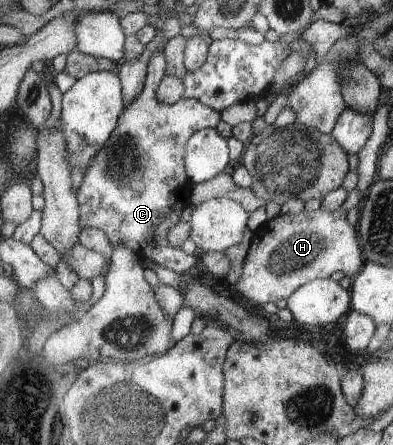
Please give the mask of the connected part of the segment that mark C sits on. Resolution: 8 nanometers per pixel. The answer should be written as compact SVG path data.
M164 51L156 53L150 61L144 89L138 99L127 105L120 115L118 127L112 137L104 143L102 151L96 155L92 166L84 172L82 184L77 190L80 206L80 225L83 229L101 229L108 235L112 247L126 245L136 251L142 259L154 259L160 265L174 269L176 273L186 273L194 265L198 265L201 254L192 254L184 249L172 247L168 241L168 231L180 223L180 215L186 207L193 205L191 201L195 186L185 165L186 146L195 133L207 128L215 128L221 122L221 113L204 105L197 99L183 98L178 103L165 104L158 95L158 86L167 76L167 59Z

